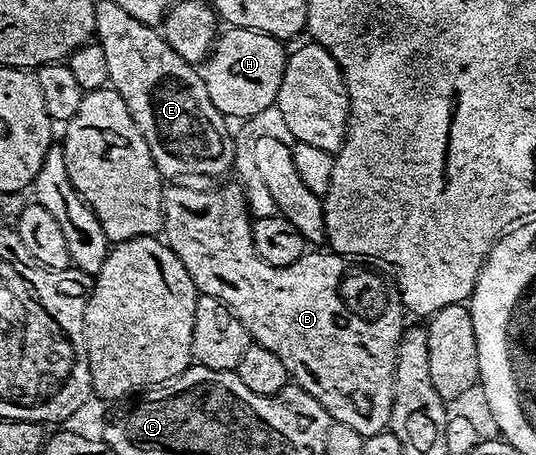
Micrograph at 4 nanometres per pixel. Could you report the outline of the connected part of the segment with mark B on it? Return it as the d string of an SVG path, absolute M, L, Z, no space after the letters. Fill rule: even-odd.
M168 185L164 189L162 235L178 261L186 265L186 273L190 273L197 292L218 297L218 301L232 308L253 340L270 349L270 353L278 353L278 357L282 357L282 365L286 365L295 386L318 400L333 421L350 425L350 429L358 429L358 433L365 437L385 430L396 392L396 354L406 330L406 308L399 298L389 298L386 309L376 319L363 319L350 313L340 296L340 283L346 274L345 256L324 249L312 249L294 261L294 265L270 265L262 261L254 249L254 219L248 216L248 199L242 188L220 187L216 195L211 195L196 187L176 186L180 185Z

